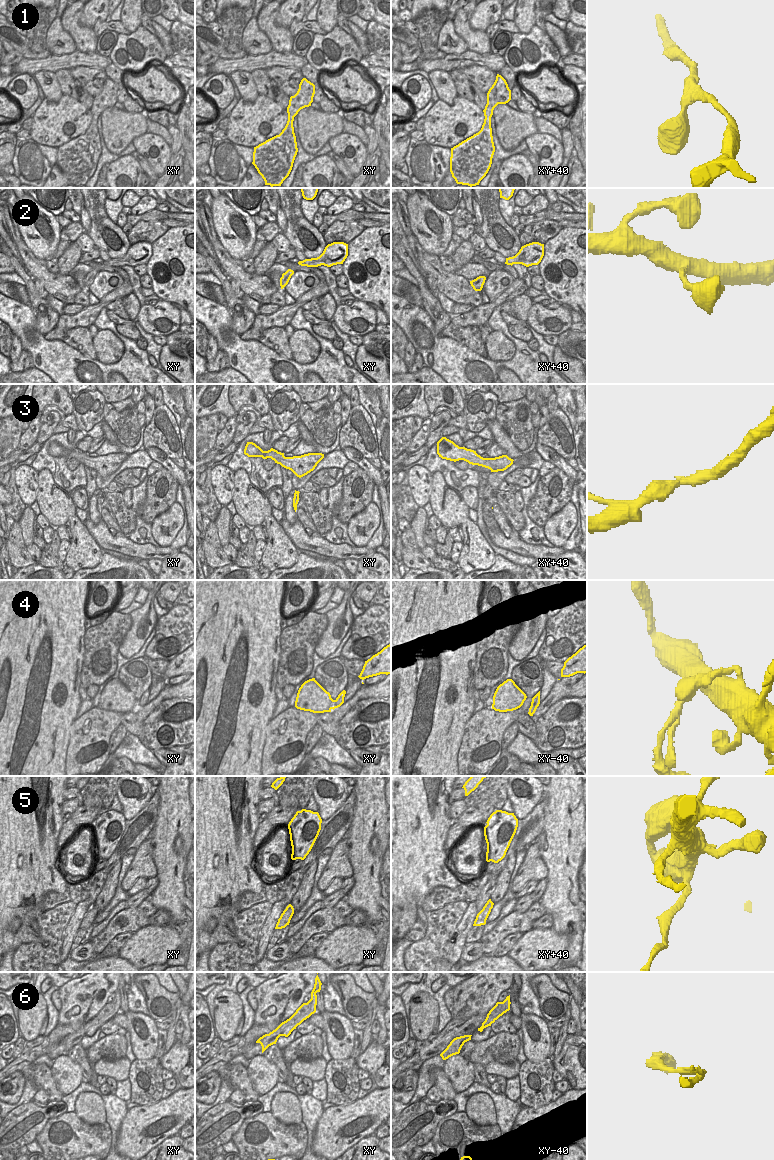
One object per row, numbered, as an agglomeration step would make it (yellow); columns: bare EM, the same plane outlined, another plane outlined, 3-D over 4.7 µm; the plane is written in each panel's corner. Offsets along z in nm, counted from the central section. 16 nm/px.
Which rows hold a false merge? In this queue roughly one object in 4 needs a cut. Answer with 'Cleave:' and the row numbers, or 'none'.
Cleave: 5

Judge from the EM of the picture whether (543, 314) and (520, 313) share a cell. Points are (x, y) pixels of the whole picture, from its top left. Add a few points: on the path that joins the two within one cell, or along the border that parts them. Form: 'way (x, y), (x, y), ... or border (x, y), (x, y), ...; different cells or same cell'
border (533, 303), (528, 311), (526, 321); different cells

